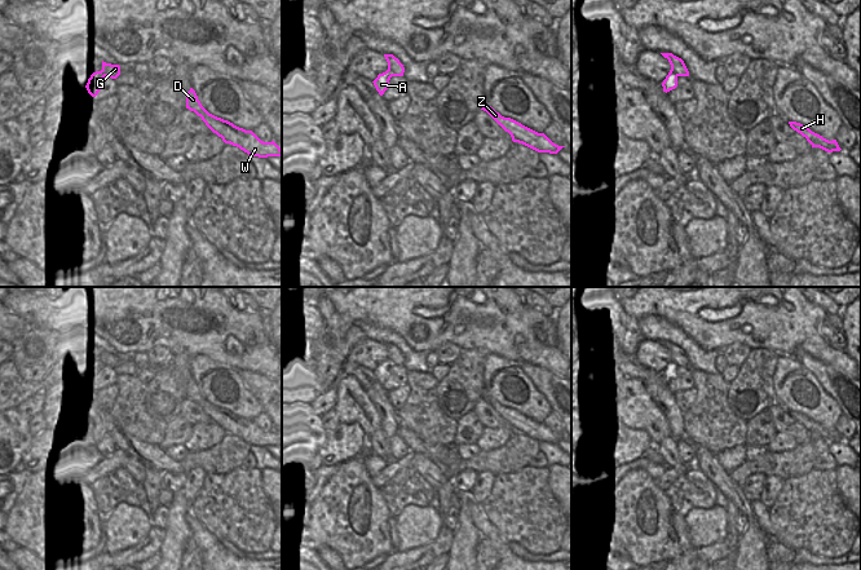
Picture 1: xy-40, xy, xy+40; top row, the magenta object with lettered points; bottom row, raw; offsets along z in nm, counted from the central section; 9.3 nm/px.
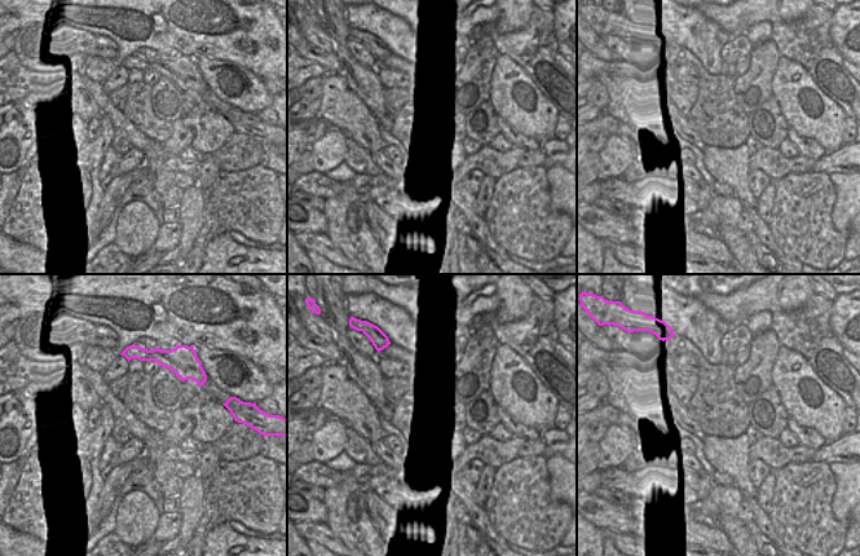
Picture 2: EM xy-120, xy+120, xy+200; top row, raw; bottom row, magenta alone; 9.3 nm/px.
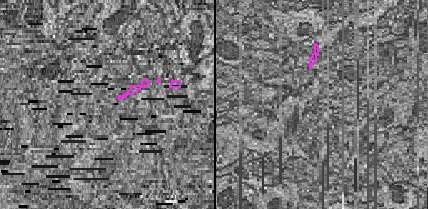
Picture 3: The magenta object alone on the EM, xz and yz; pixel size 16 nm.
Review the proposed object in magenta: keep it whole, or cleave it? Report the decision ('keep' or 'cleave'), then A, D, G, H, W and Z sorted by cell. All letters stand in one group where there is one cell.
keep | A D G H W Z

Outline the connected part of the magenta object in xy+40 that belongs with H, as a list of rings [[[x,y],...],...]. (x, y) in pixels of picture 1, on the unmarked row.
[[[789,411],[790,416],[800,423],[803,427],[807,428],[807,430],[812,434],[812,437],[820,437],[827,442],[833,441],[840,441],[842,438],[839,437],[836,429],[829,430],[824,428],[822,425],[812,421],[809,417],[805,415],[796,412],[796,411]]]

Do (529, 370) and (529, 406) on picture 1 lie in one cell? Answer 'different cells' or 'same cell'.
different cells

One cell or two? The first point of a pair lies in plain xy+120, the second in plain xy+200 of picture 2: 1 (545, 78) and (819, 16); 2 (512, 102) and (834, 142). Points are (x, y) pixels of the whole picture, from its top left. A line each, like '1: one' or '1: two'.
1: one
2: one

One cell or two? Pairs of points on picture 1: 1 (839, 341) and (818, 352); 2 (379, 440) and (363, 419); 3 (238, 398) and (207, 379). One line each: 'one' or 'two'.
1: two
2: two
3: one

